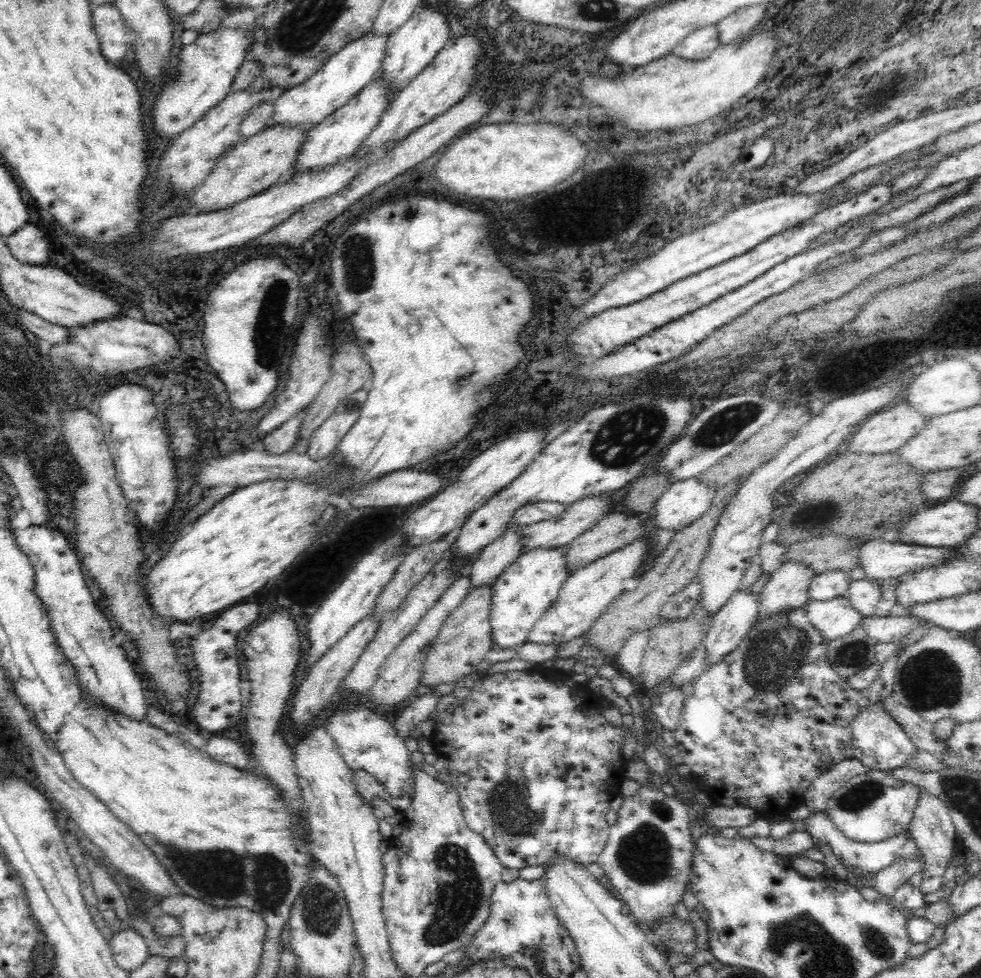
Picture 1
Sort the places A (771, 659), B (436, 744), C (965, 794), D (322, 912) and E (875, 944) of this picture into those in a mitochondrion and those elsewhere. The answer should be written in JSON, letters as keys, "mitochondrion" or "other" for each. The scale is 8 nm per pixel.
{"A":"mitochondrion","B":"other","C":"mitochondrion","D":"mitochondrion","E":"mitochondrion"}

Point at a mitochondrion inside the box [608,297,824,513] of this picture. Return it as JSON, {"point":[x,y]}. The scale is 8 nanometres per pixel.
{"point":[722,424]}

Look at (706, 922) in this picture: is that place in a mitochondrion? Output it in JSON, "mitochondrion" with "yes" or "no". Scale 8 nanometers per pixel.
{"mitochondrion":"no"}

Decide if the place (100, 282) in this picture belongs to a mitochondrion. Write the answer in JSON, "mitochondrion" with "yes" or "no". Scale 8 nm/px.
{"mitochondrion":"no"}

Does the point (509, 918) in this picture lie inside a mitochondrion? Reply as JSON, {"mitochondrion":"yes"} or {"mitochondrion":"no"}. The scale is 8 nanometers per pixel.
{"mitochondrion":"yes"}

